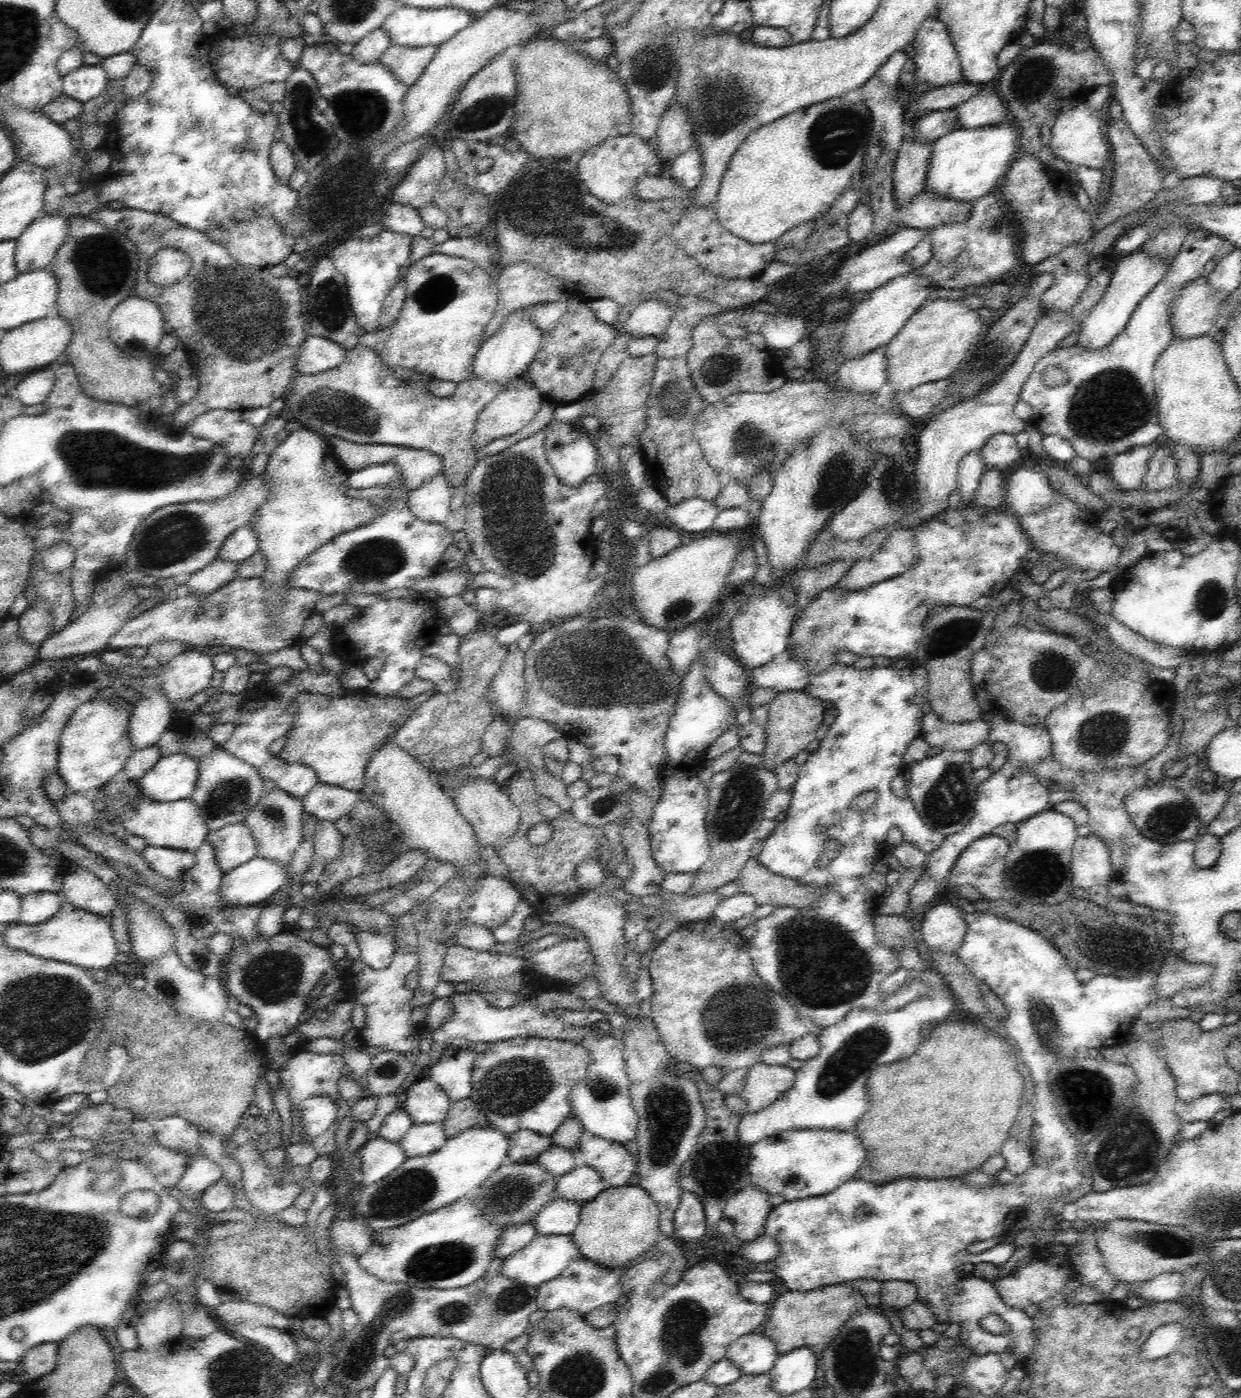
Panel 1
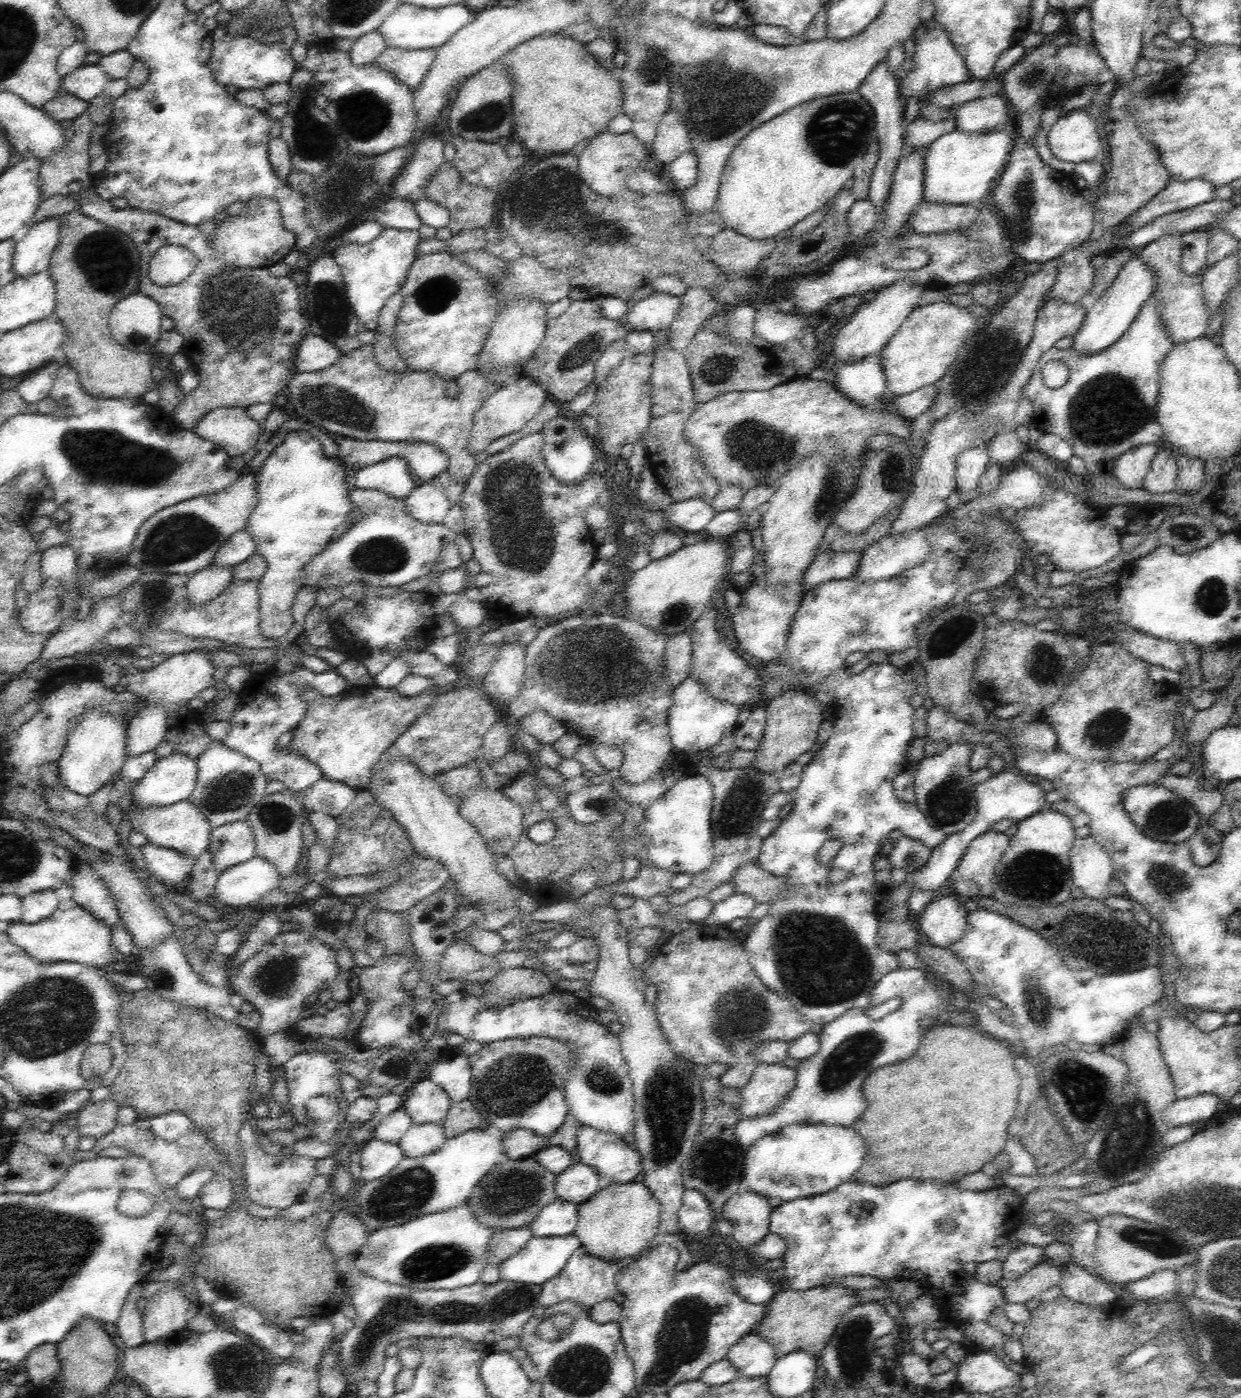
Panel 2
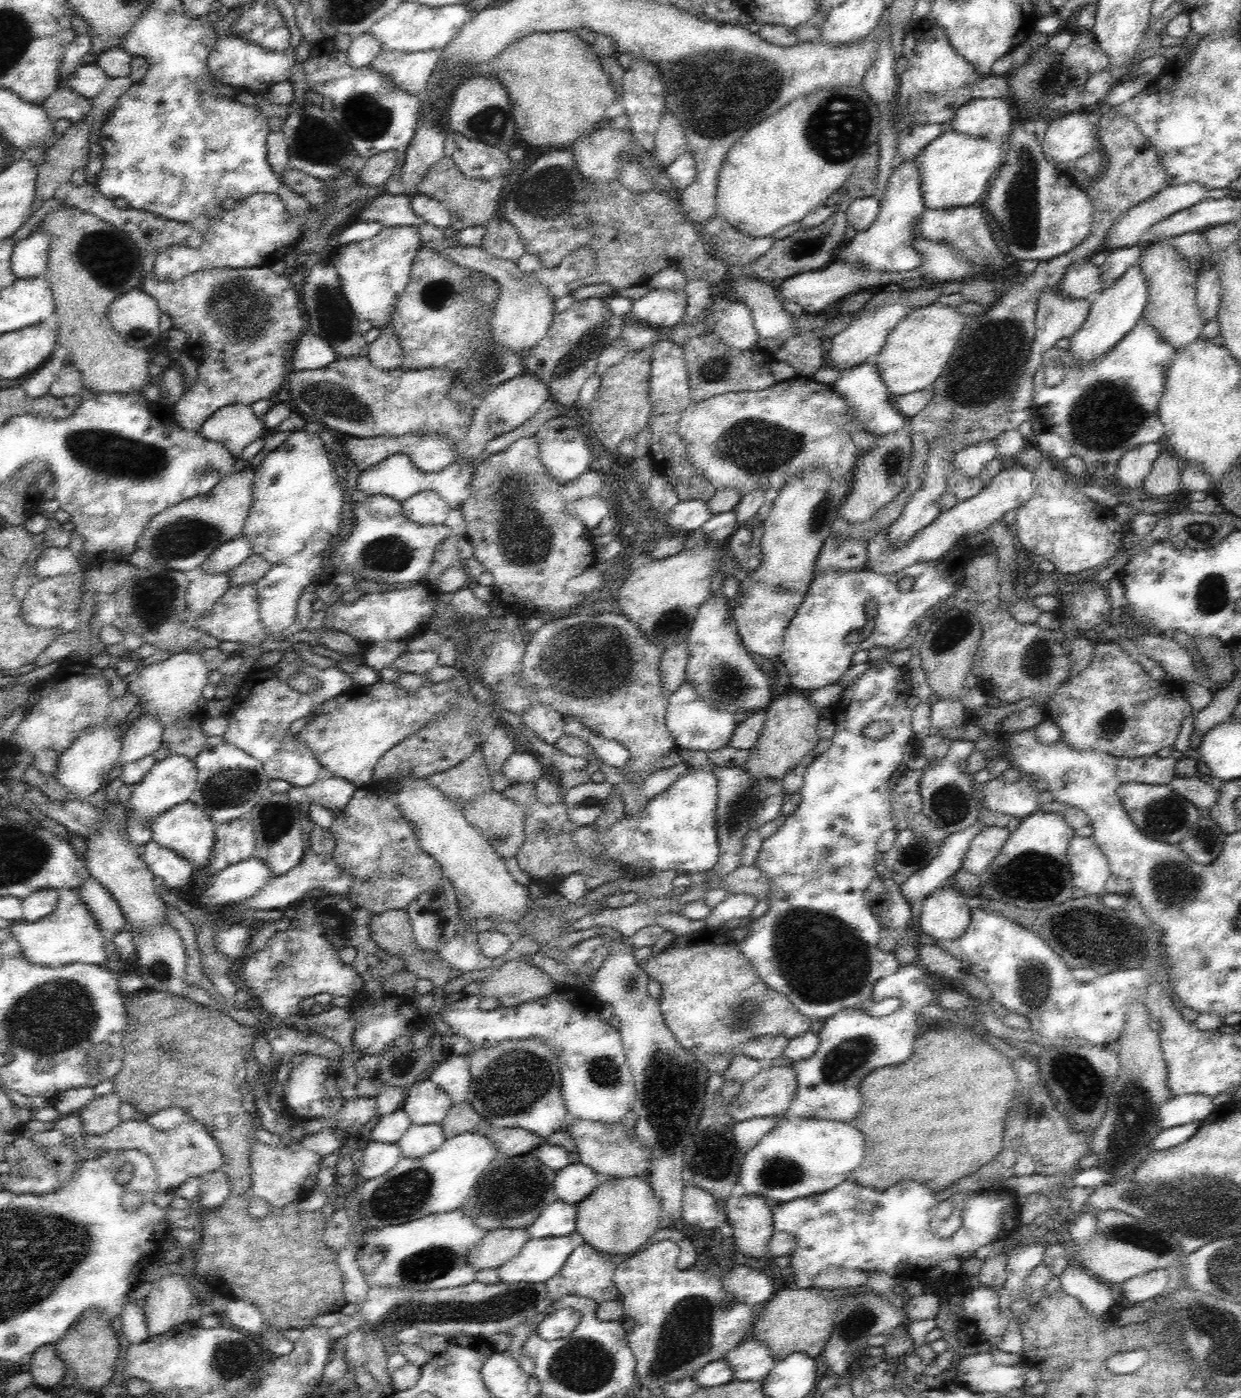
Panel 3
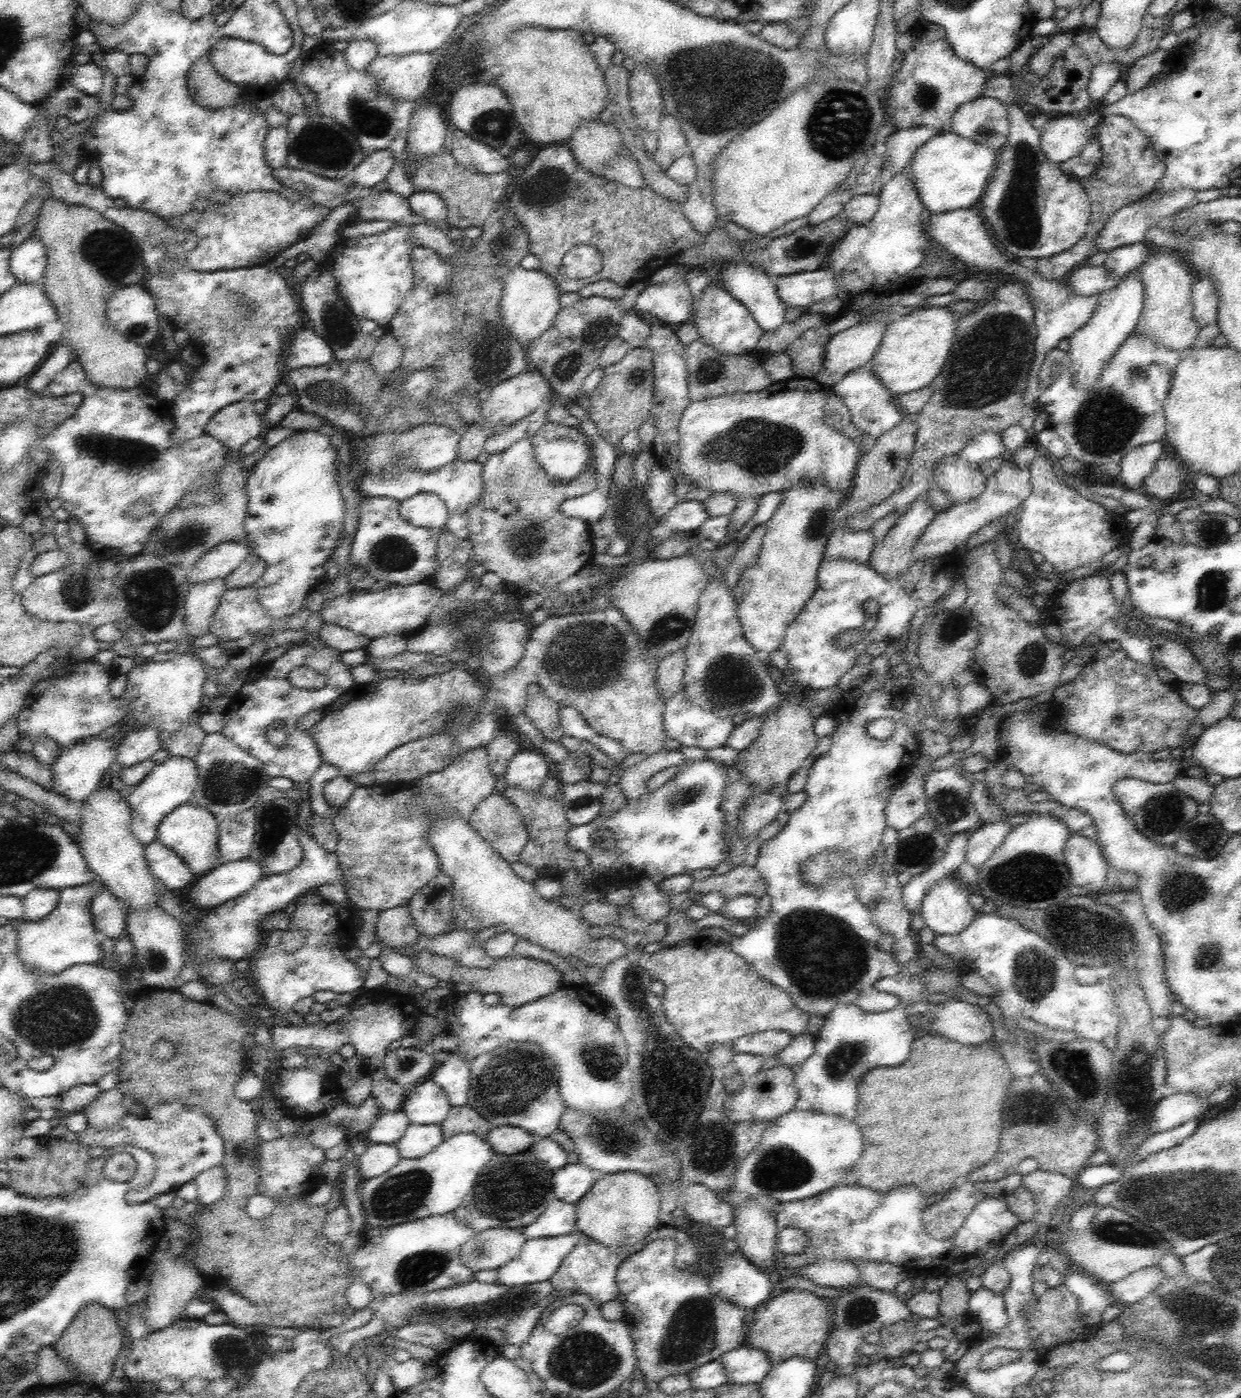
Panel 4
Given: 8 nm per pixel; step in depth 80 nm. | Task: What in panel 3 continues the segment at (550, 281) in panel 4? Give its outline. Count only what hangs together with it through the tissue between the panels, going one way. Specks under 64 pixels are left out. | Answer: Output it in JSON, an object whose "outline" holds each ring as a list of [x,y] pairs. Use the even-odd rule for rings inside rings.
{"outline":[[[420,222],[417,231],[424,247],[442,253],[455,265],[466,268],[471,273],[484,273],[500,285],[499,297],[491,314],[491,339],[499,347],[522,354],[546,336],[553,321],[556,299],[550,296],[548,287],[542,285],[537,278],[527,276],[524,270],[519,269],[516,261],[494,258],[481,246],[448,246],[442,229],[428,222]]]}

